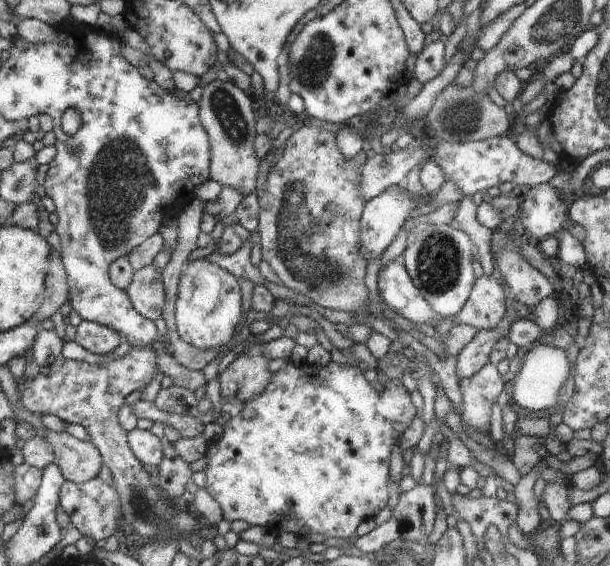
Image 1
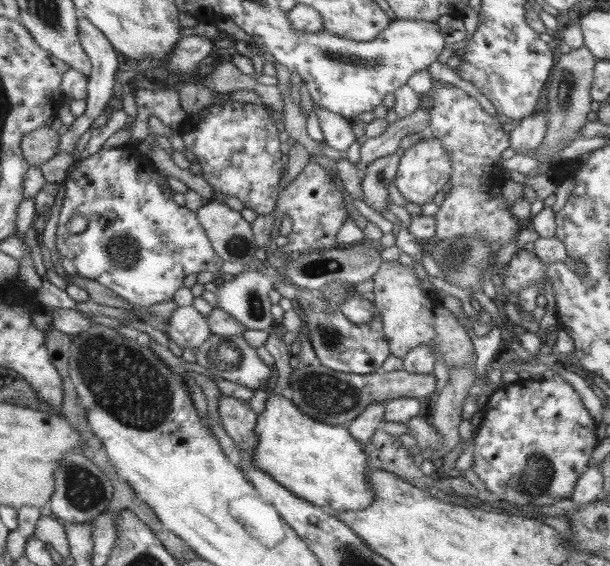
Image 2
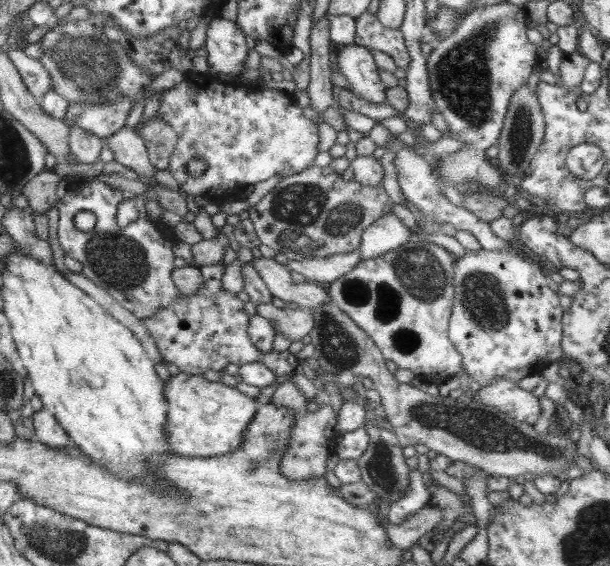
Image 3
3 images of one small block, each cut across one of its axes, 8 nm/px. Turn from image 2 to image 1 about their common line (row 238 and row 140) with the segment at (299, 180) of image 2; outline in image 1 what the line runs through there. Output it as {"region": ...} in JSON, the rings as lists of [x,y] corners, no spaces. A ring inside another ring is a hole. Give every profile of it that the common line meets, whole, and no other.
{"region":[[[313,122],[312,125],[295,131],[294,134],[288,138],[284,146],[282,158],[280,158],[268,174],[266,189],[263,195],[258,195],[260,210],[256,234],[259,235],[263,260],[270,265],[272,271],[274,271],[276,276],[282,281],[282,284],[288,284],[289,288],[300,292],[300,294],[303,294],[306,298],[310,298],[310,300],[317,305],[332,310],[358,313],[369,312],[370,308],[370,292],[368,292],[365,284],[367,263],[366,258],[362,258],[362,254],[360,254],[360,220],[366,204],[366,200],[362,200],[362,194],[360,194],[360,192],[362,192],[362,190],[360,190],[360,178],[362,178],[362,170],[364,170],[364,164],[366,164],[367,160],[368,158],[364,150],[358,152],[352,160],[348,160],[340,151],[334,132],[328,131],[325,126],[321,126],[317,122]]]}

